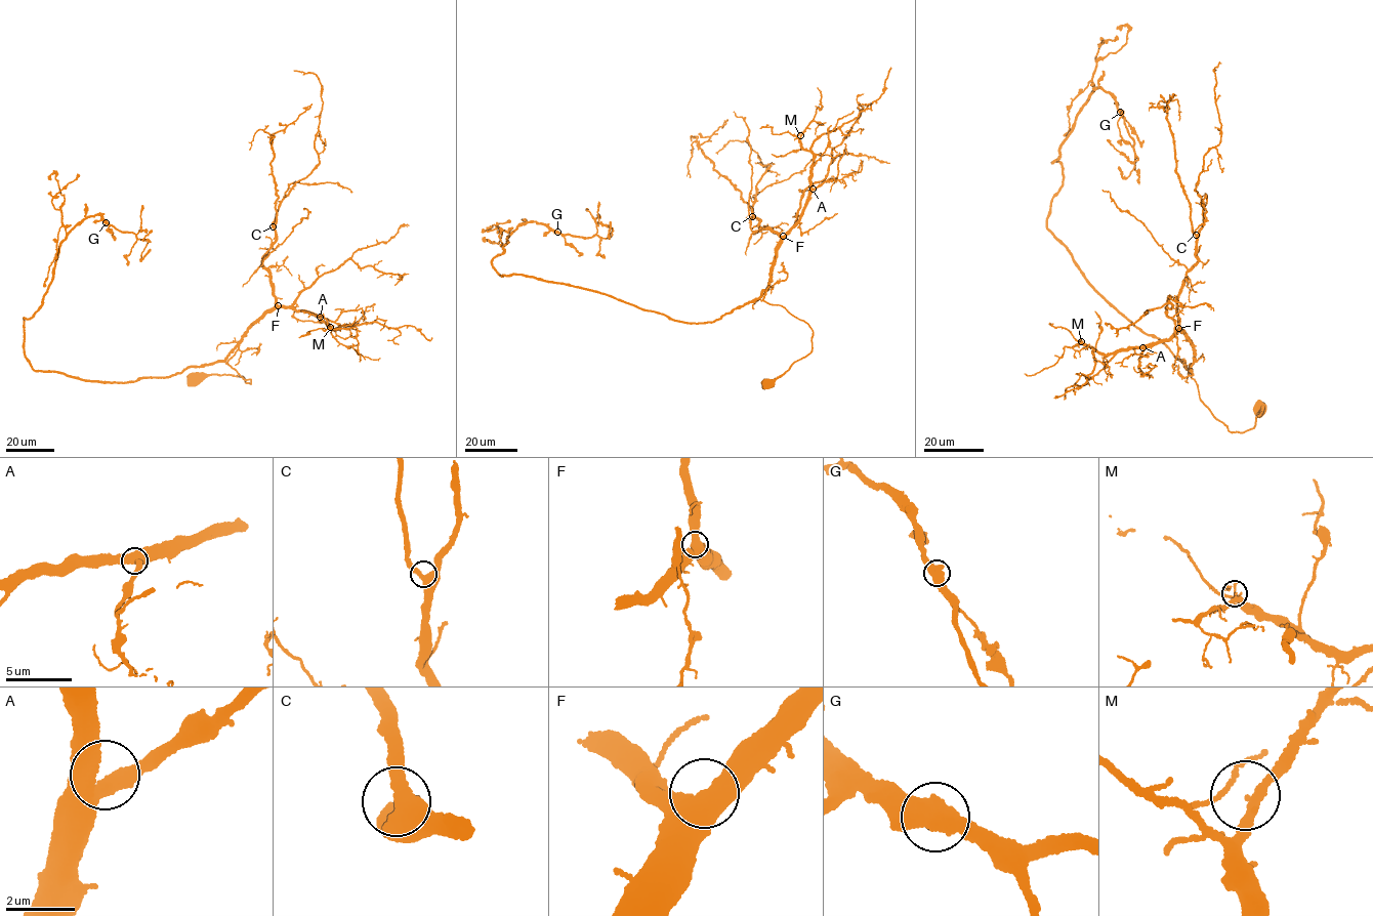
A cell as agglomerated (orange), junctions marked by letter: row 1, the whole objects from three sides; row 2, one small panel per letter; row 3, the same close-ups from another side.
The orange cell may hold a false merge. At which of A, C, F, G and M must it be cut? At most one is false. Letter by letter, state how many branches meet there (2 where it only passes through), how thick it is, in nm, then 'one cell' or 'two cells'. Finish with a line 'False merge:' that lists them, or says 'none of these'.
A: 2 branches meet; 480 nm thick; one cell
C: 2 branches meet; 550 nm thick; one cell
F: 3 branches meet; 480 nm thick; one cell
G: 2 branches meet; 700 nm thick; one cell
M: 2 branches meet; 240 nm thick; one cell
False merge: none of these

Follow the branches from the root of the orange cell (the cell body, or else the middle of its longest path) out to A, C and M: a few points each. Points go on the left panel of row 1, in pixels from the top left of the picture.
A: (193, 378), (196, 374), (232, 374), (251, 383), (225, 363), (250, 324), (280, 307), (320, 317)
C: (193, 378), (232, 374), (251, 383), (225, 363), (250, 324), (275, 306), (261, 262), (275, 240), (273, 226)
M: (193, 378), (232, 374), (251, 383), (226, 362), (250, 324), (276, 308), (306, 311), (330, 327)

